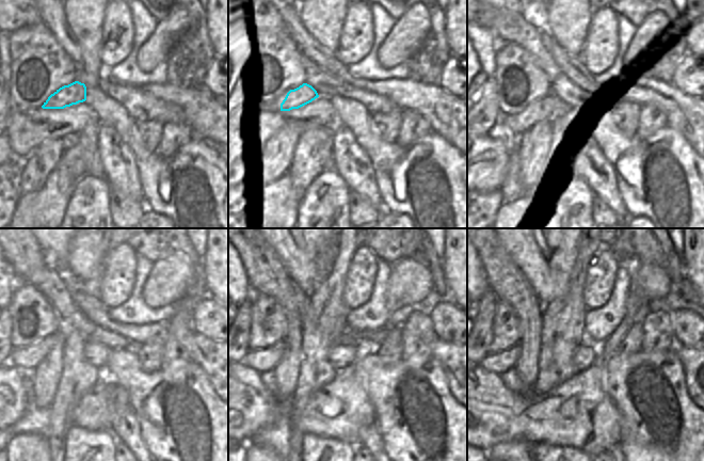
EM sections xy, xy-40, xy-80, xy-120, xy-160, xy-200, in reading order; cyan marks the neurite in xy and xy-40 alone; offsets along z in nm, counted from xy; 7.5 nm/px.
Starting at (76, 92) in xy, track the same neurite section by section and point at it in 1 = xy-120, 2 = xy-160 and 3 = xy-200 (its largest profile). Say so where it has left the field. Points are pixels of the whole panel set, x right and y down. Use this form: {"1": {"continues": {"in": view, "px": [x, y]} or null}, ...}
{"1": {"continues": {"in": "xy-120", "px": [29, 358]}}, "2": {"continues": {"in": "xy-160", "px": [261, 361]}}, "3": {"continues": {"in": "xy-200", "px": [500, 362]}}}

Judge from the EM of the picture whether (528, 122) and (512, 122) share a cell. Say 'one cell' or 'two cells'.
one cell

